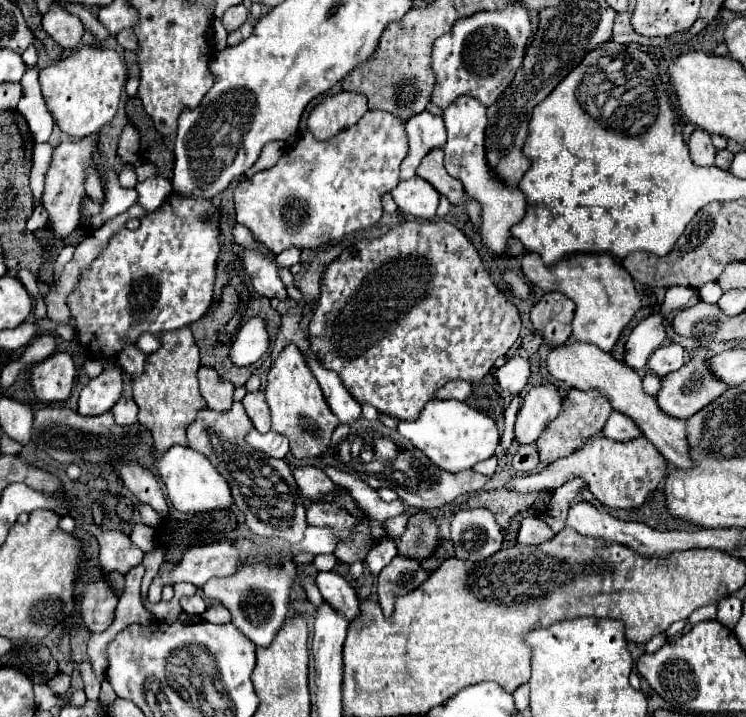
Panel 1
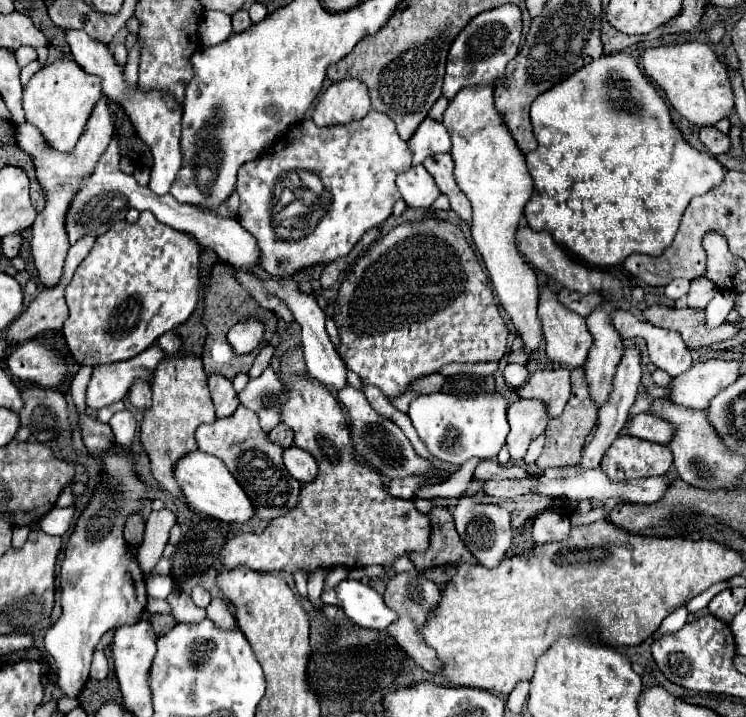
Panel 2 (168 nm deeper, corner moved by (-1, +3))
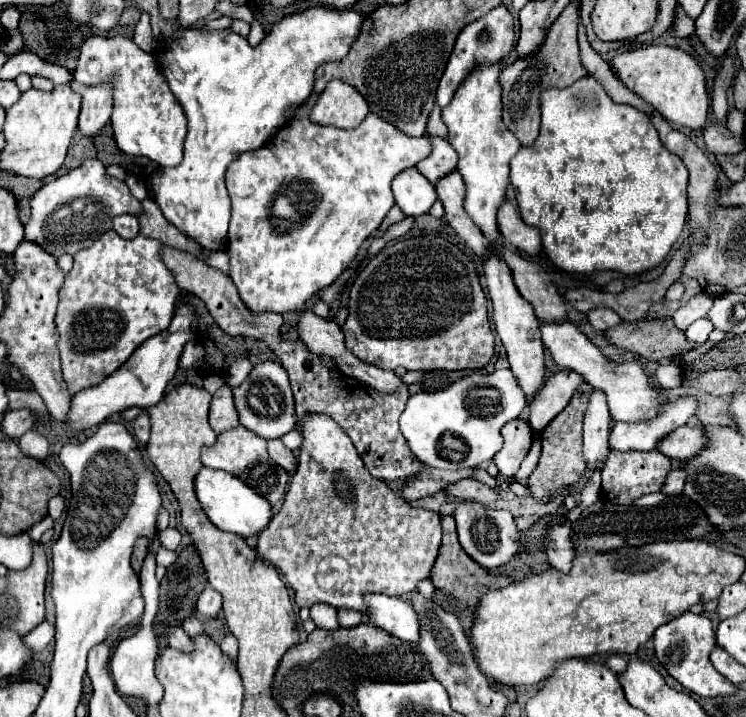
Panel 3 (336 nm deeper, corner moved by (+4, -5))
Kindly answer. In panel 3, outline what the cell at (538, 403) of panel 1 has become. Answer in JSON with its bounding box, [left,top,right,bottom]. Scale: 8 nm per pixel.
[492,420,532,478]

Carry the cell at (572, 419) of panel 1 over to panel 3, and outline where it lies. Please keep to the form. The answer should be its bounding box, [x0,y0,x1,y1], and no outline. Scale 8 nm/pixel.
[528,384,594,502]

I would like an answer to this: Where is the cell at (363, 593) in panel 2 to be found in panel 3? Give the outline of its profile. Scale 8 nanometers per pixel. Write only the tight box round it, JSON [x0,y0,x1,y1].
[364,594,420,642]

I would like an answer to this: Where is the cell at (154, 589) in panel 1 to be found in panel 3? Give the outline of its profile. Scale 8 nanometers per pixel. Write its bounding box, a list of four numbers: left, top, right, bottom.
[156,546,176,566]

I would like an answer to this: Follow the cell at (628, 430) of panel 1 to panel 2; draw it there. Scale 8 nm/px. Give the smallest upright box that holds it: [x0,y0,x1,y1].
[627,412,673,444]

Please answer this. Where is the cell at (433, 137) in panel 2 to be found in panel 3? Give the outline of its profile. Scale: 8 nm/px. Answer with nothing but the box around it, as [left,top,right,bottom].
[416,138,458,186]

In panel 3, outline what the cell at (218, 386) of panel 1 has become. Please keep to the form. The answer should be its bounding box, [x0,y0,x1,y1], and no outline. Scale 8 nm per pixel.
[210,386,238,434]

